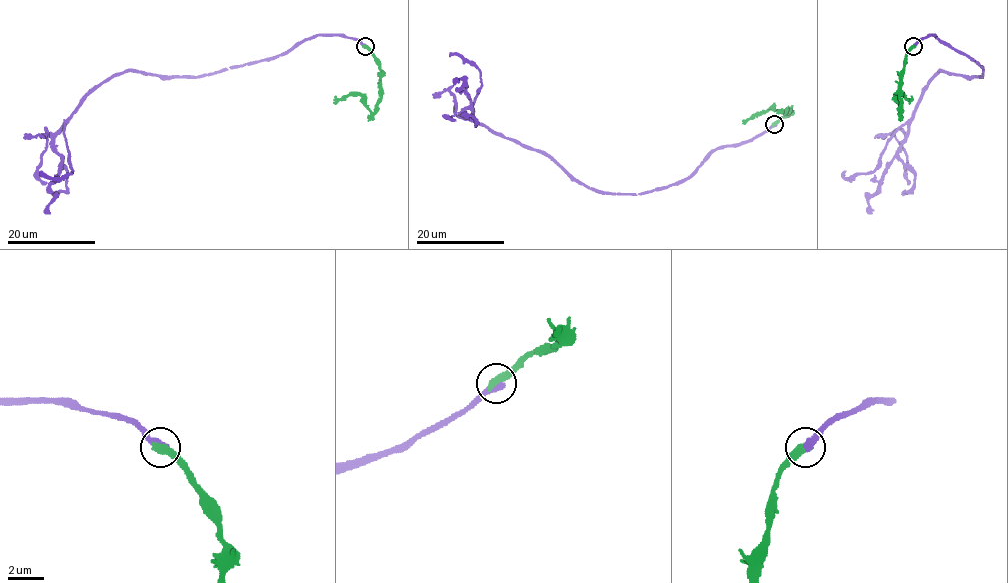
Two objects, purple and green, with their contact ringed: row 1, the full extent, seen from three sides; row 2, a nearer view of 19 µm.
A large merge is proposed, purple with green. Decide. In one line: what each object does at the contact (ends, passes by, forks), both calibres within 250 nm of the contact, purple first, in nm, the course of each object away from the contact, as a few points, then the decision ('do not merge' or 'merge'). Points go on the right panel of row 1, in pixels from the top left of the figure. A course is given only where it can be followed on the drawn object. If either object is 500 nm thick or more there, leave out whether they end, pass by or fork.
480/500 nm | purple via (913, 46), (934, 35), (983, 69), (981, 76), (940, 71), (928, 83), (900, 150), (868, 198), (870, 213) | green via (913, 46), (907, 52), (902, 71), (901, 113), (897, 98), (902, 95), (910, 103) | do not merge

